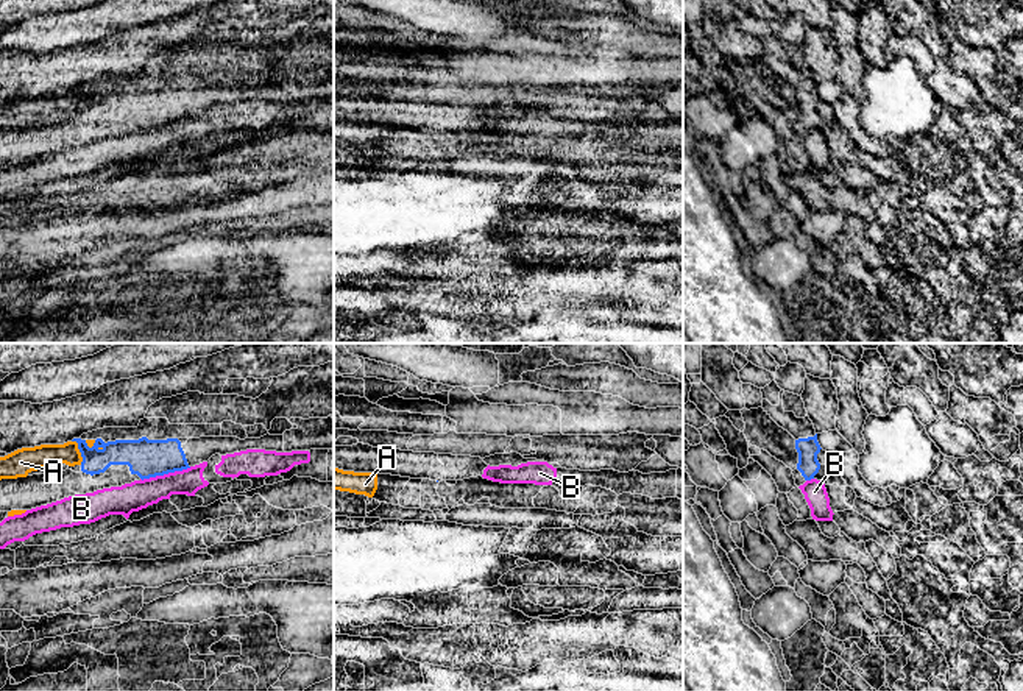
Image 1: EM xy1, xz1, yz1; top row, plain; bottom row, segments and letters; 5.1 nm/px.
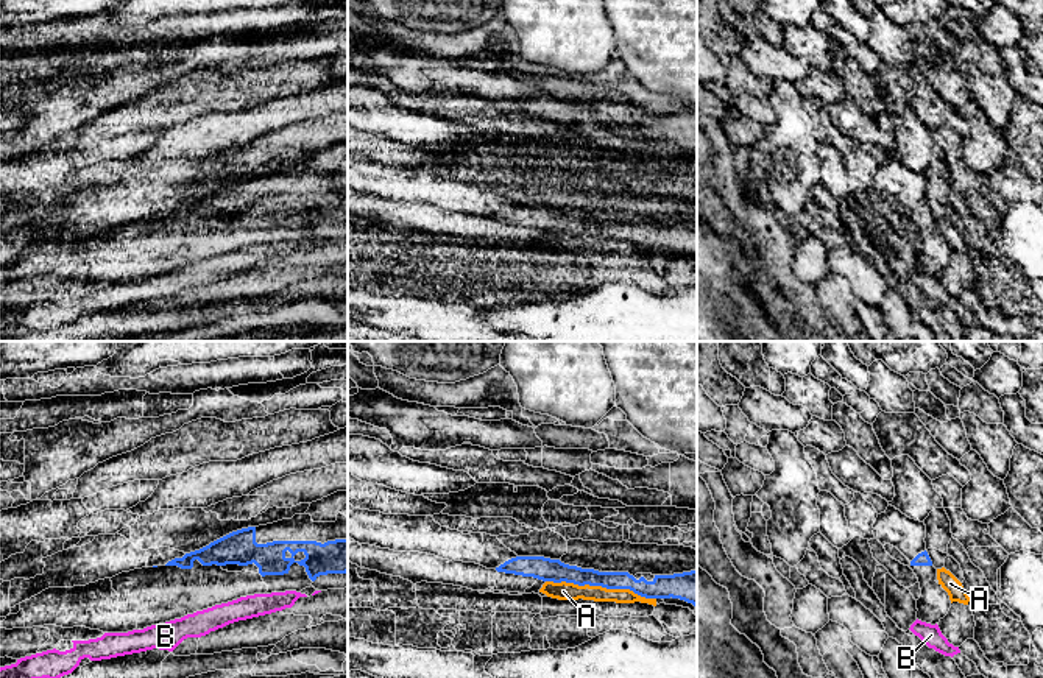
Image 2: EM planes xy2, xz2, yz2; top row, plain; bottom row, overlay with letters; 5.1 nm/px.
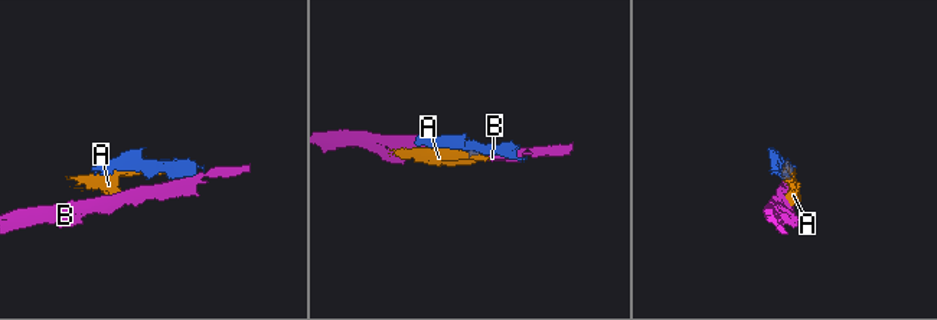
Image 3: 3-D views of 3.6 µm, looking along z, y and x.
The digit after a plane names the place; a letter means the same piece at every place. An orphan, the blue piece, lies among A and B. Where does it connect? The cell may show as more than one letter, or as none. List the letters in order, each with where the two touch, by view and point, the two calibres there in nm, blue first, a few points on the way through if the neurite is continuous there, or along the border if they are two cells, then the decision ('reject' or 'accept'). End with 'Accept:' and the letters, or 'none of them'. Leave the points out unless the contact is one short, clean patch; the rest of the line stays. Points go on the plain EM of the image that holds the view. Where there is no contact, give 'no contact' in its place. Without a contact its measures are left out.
A: contact xz2 (601, 236); calibres 120 and 100 nm; reject
B: contact xy1 (166, 124); calibres 190 and 150 nm; border xy1 (191, 117), (141, 130); reject
Accept: none of them

